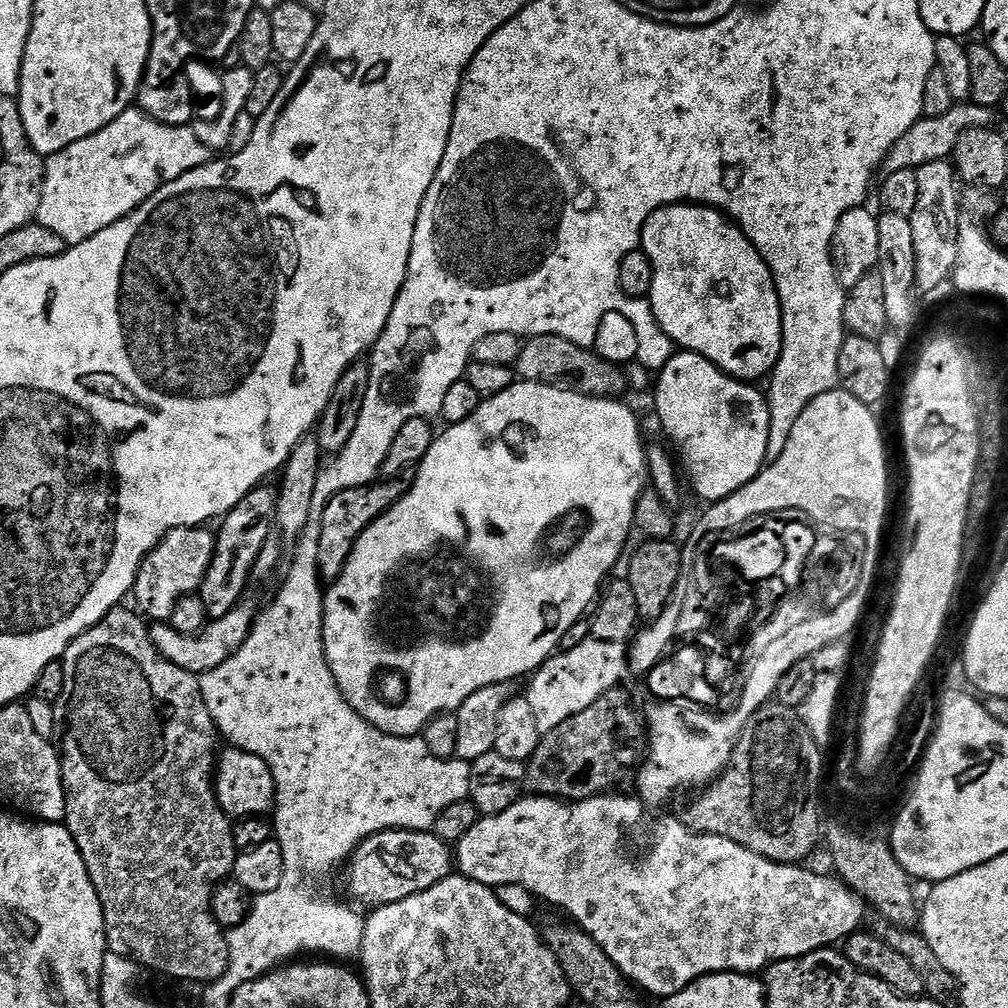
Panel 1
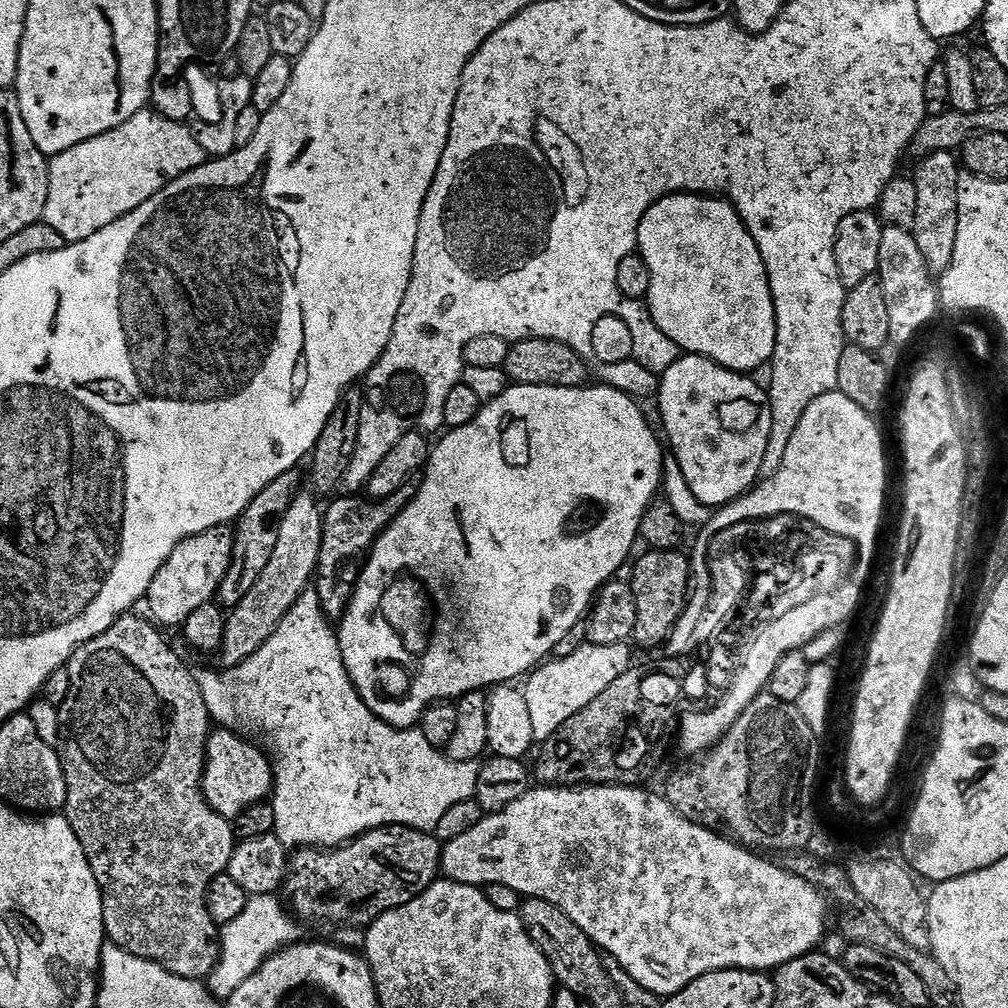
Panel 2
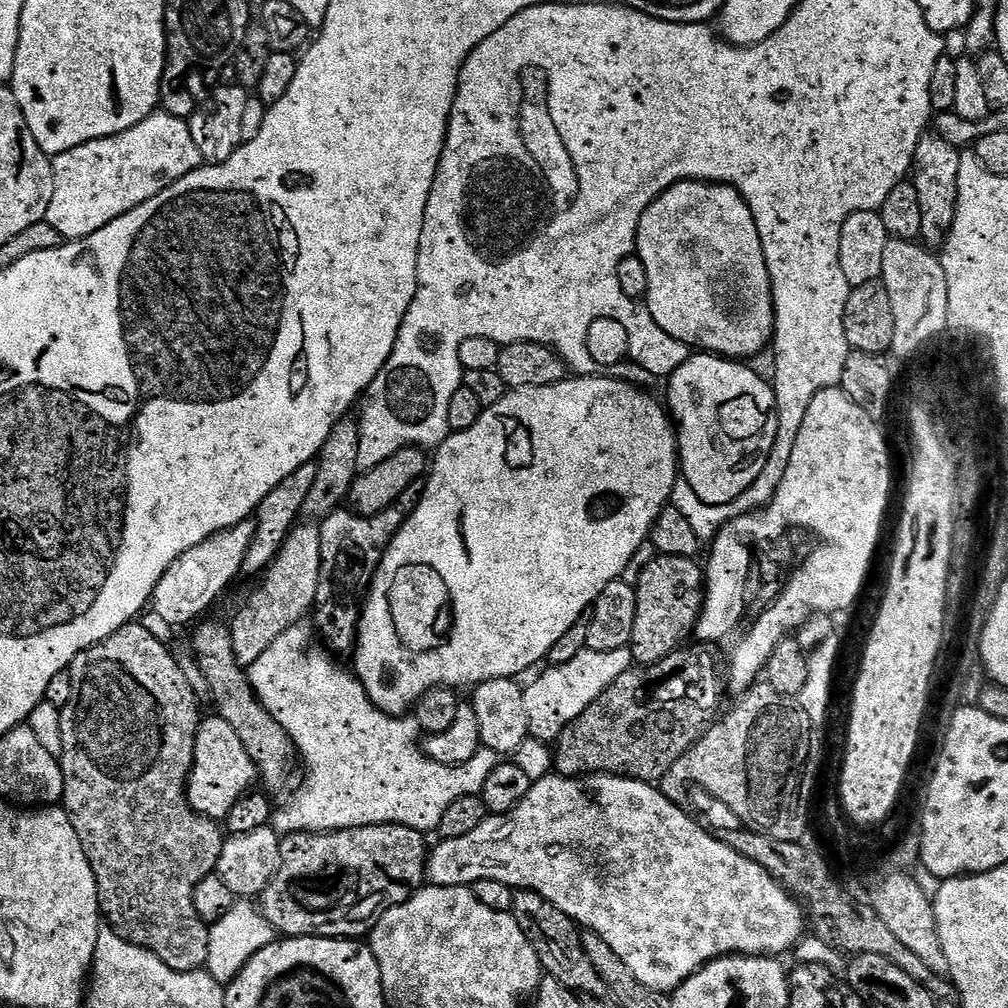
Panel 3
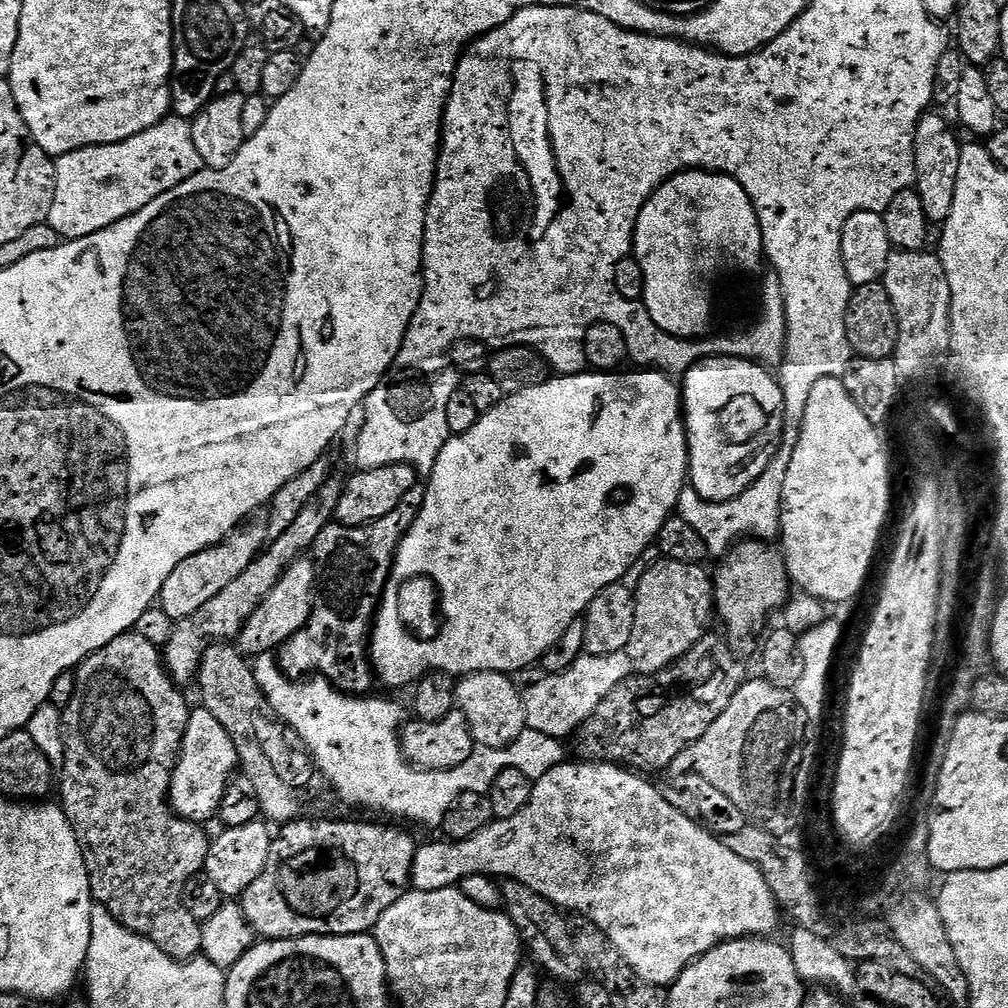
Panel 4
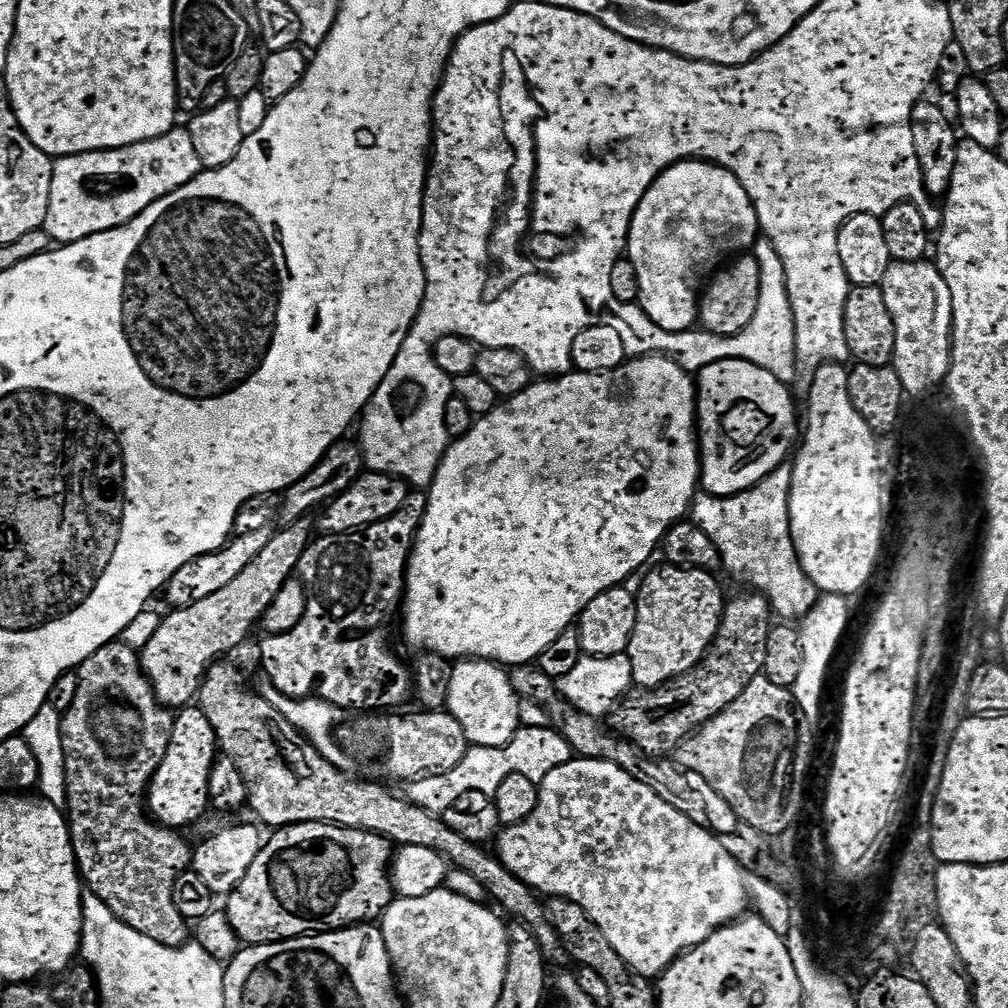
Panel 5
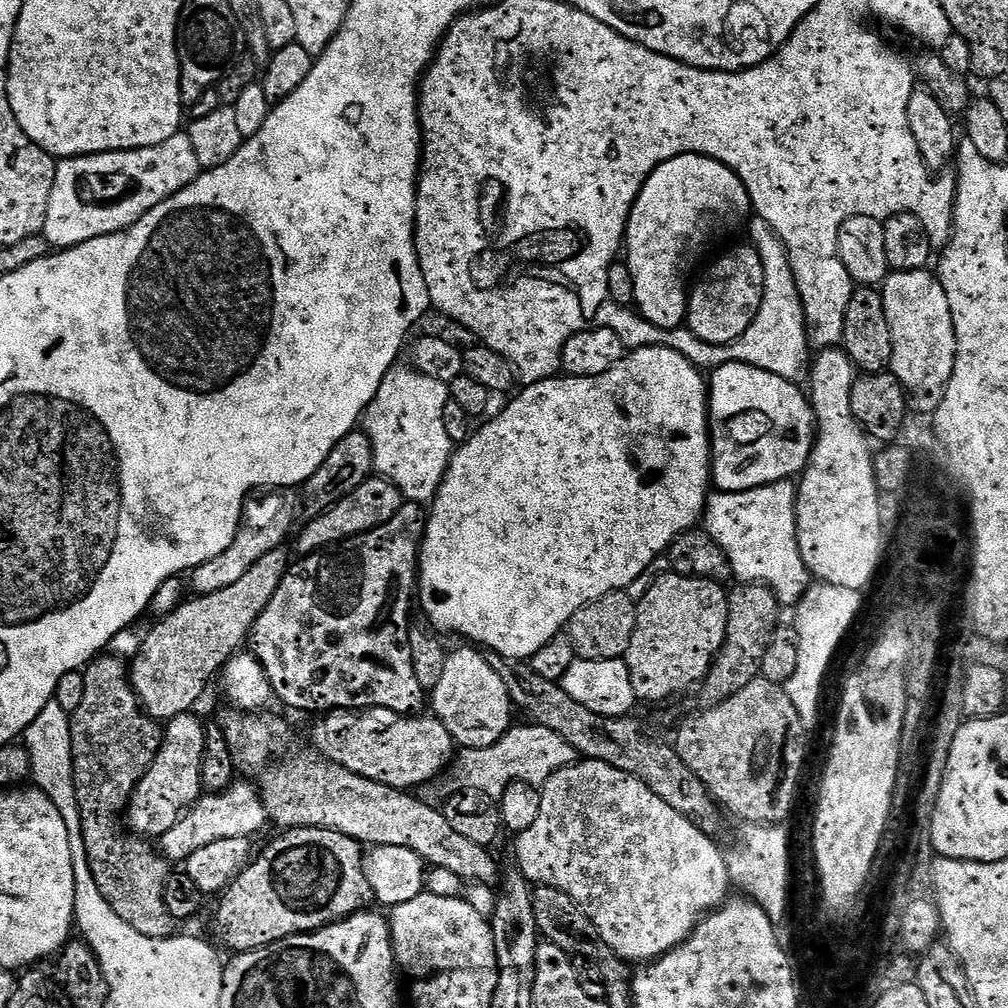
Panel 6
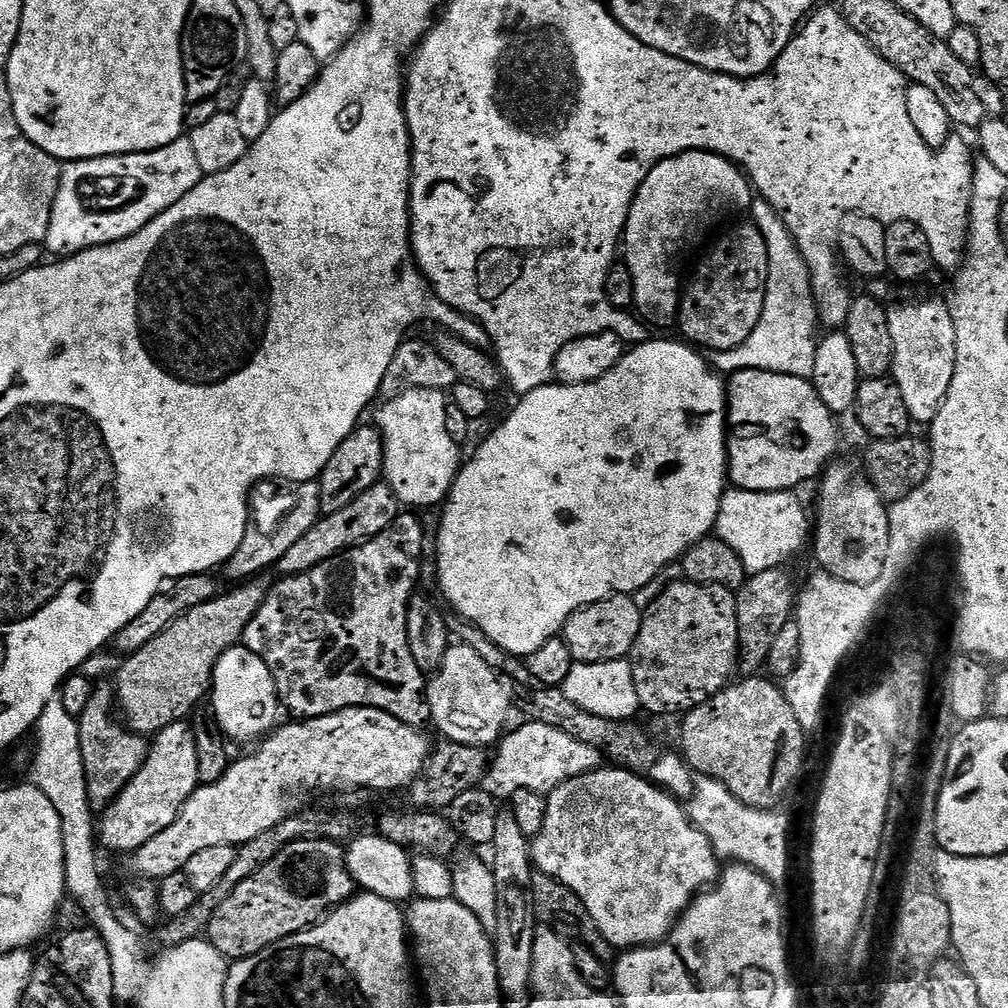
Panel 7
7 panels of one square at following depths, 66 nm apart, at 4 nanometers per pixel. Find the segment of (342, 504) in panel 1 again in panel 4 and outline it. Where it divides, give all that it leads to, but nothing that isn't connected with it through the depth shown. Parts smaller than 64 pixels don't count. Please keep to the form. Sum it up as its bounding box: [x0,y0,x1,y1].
[278,482,426,696]

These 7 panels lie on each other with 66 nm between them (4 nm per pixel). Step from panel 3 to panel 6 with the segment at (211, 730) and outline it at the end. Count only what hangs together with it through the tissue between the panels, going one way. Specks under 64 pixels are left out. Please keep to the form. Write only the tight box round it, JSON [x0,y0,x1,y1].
[126,712,205,838]

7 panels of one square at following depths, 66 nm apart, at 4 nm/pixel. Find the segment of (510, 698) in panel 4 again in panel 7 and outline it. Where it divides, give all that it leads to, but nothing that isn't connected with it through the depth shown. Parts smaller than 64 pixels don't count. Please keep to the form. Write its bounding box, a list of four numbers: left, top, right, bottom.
[427,643,510,745]

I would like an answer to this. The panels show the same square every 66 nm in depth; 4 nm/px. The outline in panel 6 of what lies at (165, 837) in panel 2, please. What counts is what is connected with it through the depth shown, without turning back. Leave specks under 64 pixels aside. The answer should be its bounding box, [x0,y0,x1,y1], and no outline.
[71,655,178,938]

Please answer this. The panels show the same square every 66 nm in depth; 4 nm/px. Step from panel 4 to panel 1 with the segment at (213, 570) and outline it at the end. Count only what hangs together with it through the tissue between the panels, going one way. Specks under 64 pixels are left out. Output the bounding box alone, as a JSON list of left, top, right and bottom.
[135,526,216,621]

